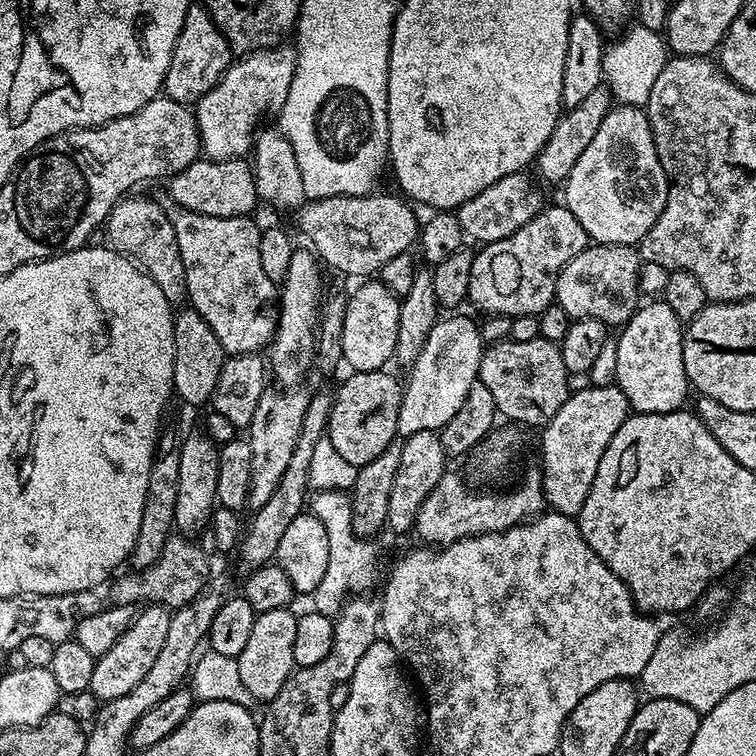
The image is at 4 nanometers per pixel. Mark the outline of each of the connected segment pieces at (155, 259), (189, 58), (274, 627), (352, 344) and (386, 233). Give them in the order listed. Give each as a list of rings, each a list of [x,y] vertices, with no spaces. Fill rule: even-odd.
[[[125,195],[112,207],[106,221],[107,243],[121,256],[128,257],[166,294],[169,304],[180,306],[187,301],[186,266],[182,266],[182,254],[178,250],[178,238],[174,234],[171,215],[163,212],[148,200],[135,200],[135,195]]]
[[[193,2],[186,10],[186,22],[182,22],[182,30],[178,34],[178,42],[174,42],[174,54],[170,58],[170,70],[166,70],[164,79],[163,95],[168,96],[179,104],[195,105],[205,94],[224,77],[224,71],[233,63],[234,53],[231,46],[226,42],[222,30],[212,21],[212,16],[204,9],[203,3]]]
[[[291,607],[282,610],[266,610],[257,615],[254,627],[250,629],[250,638],[242,654],[235,657],[239,677],[252,695],[253,701],[267,702],[272,700],[286,686],[286,682],[296,668],[294,662],[294,634],[298,630],[297,613]]]
[[[372,278],[356,293],[348,296],[346,306],[346,322],[342,326],[342,350],[344,351],[343,363],[349,364],[352,372],[378,372],[385,367],[384,364],[396,355],[398,342],[398,314],[400,313],[400,300],[379,279]]]
[[[376,195],[331,196],[300,205],[300,230],[327,267],[329,264],[348,276],[372,278],[390,258],[398,258],[398,254],[409,251],[417,243],[422,227],[421,221],[416,221],[417,209],[399,195]]]

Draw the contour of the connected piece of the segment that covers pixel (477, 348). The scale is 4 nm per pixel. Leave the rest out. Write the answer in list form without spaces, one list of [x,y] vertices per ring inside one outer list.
[[[452,314],[450,318],[439,319],[436,324],[431,328],[430,334],[427,336],[427,342],[425,346],[422,348],[422,352],[419,354],[418,358],[415,362],[410,366],[409,372],[410,376],[405,381],[403,387],[403,400],[400,403],[399,408],[399,416],[398,416],[398,432],[397,435],[399,437],[406,437],[410,434],[418,433],[421,430],[430,430],[430,431],[439,431],[441,428],[444,428],[446,422],[450,422],[451,418],[454,418],[454,415],[458,412],[459,407],[462,406],[463,399],[466,398],[466,395],[470,392],[470,387],[473,386],[476,379],[479,379],[480,368],[481,368],[481,358],[484,356],[484,350],[486,347],[486,342],[481,338],[481,332],[479,323],[477,321],[473,321],[472,319],[466,316],[456,316],[460,314]]]

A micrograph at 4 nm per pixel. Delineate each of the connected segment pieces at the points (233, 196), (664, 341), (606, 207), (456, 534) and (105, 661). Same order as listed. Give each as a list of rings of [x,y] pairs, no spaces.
[[[244,158],[195,160],[190,166],[186,166],[186,170],[171,177],[170,184],[172,184],[172,196],[176,199],[175,203],[181,208],[198,214],[218,218],[248,216],[255,210],[256,204],[258,205],[256,179],[252,173],[251,163]]]
[[[656,298],[653,304],[641,303],[619,332],[614,384],[628,399],[629,409],[633,413],[650,414],[681,411],[685,407],[684,399],[690,393],[690,385],[682,362],[684,328],[674,310],[670,310],[660,298]]]
[[[620,104],[609,108],[606,118],[602,118],[602,126],[598,126],[598,134],[594,134],[590,146],[586,146],[578,162],[574,162],[574,170],[570,170],[568,179],[563,181],[563,188],[563,203],[574,214],[574,218],[582,222],[582,230],[586,230],[589,241],[598,244],[639,245],[654,222],[658,222],[658,214],[662,214],[668,197],[668,175],[664,173],[658,150],[654,146],[654,134],[647,111],[635,104]]]
[[[452,470],[445,471],[444,477],[438,482],[438,486],[434,486],[434,490],[430,494],[430,498],[426,498],[426,502],[422,504],[422,510],[418,512],[416,519],[415,535],[420,535],[424,542],[432,542],[428,540],[440,540],[436,542],[451,542],[454,540],[462,540],[466,536],[475,536],[479,533],[489,530],[500,530],[505,526],[511,526],[527,521],[529,518],[535,518],[545,511],[546,503],[541,488],[541,473],[534,470],[528,472],[524,476],[524,481],[517,488],[512,488],[509,492],[468,492],[468,488],[464,485],[464,480],[458,473]]]
[[[149,603],[147,607],[138,612],[126,634],[122,634],[122,638],[118,638],[118,642],[114,642],[114,646],[110,646],[106,654],[96,657],[94,675],[90,677],[88,691],[92,692],[97,700],[107,702],[122,698],[122,694],[130,694],[130,690],[134,690],[134,686],[138,686],[138,682],[146,678],[158,654],[162,654],[162,642],[166,642],[172,612],[163,604]]]

